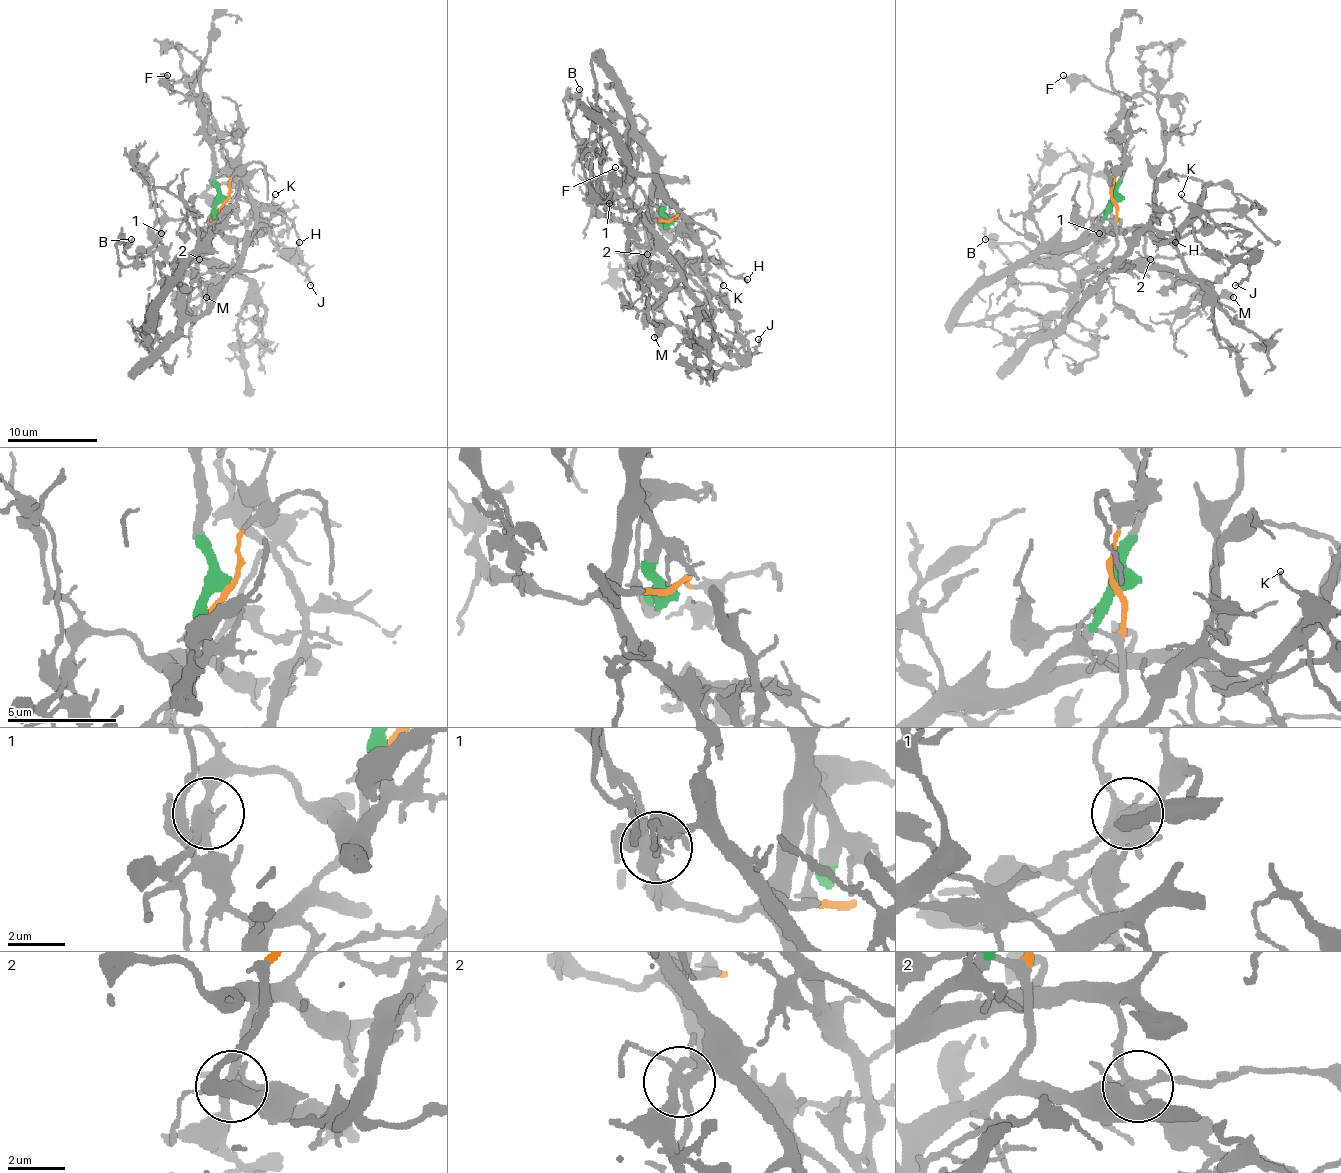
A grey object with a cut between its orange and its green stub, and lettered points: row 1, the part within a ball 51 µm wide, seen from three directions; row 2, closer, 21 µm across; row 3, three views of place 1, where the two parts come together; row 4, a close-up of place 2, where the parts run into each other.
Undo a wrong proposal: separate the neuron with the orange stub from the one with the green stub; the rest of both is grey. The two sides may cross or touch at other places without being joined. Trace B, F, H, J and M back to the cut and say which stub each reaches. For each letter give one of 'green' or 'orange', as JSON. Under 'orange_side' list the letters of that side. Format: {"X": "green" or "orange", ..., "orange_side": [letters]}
{"B": "green", "F": "green", "H": "orange", "J": "green", "M": "green", "orange_side": ["H"]}

